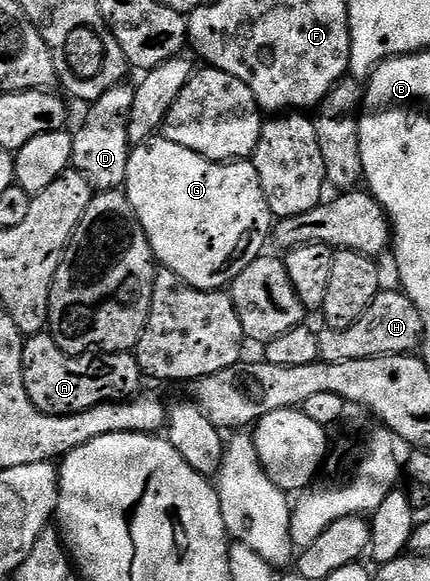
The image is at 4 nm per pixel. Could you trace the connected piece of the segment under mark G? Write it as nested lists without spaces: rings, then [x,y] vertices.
[[[155,135],[142,145],[135,145],[131,148],[128,159],[128,175],[124,186],[126,198],[132,203],[132,211],[136,211],[136,219],[140,219],[140,227],[144,227],[148,243],[154,252],[154,260],[161,268],[172,271],[180,279],[184,279],[186,285],[191,285],[193,289],[209,289],[211,291],[222,291],[229,287],[236,275],[248,267],[248,263],[255,261],[257,257],[263,256],[262,249],[272,237],[272,214],[268,207],[268,199],[264,199],[264,187],[260,187],[260,175],[256,171],[253,160],[243,159],[240,161],[209,161],[196,151],[188,151],[188,147],[180,147],[172,143],[168,138]]]

